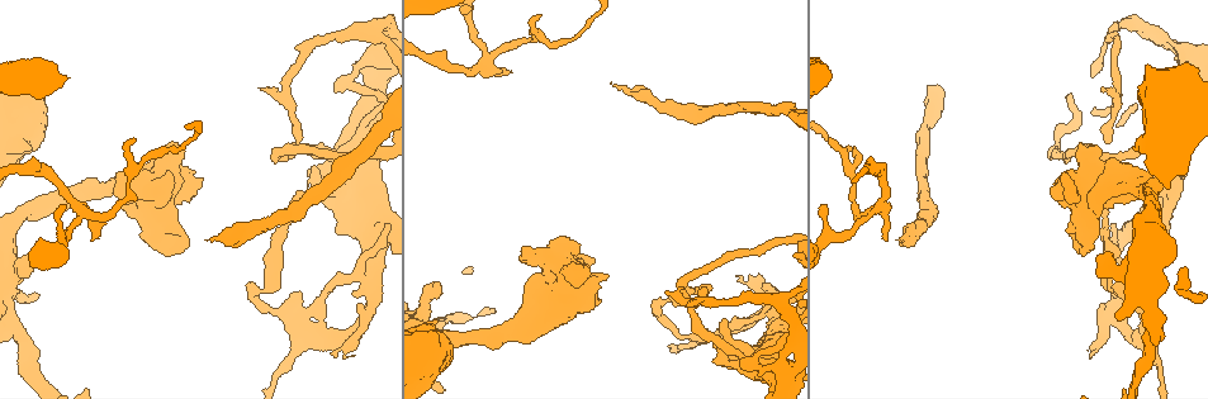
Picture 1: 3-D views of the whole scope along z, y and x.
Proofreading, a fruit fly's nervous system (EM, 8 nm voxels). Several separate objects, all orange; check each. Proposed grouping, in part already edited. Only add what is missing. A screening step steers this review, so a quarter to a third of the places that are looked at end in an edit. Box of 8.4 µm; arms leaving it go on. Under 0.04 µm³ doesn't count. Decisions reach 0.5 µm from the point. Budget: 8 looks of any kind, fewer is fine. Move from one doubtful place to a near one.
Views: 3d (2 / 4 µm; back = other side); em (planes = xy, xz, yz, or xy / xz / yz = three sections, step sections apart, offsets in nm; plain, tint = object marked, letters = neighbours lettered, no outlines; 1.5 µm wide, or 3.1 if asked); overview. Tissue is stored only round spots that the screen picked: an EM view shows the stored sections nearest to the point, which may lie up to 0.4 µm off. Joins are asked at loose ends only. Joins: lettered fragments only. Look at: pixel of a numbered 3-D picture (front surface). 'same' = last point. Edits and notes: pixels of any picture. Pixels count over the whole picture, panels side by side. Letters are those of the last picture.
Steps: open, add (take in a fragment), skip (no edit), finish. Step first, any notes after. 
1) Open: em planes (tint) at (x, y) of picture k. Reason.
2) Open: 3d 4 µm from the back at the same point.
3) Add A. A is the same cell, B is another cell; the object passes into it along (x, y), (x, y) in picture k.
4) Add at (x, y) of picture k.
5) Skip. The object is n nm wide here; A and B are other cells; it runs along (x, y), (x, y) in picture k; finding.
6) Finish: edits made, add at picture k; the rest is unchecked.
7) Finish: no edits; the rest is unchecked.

Open: 3d 4 µm at (887, 241) of picture 1. Tapers out.

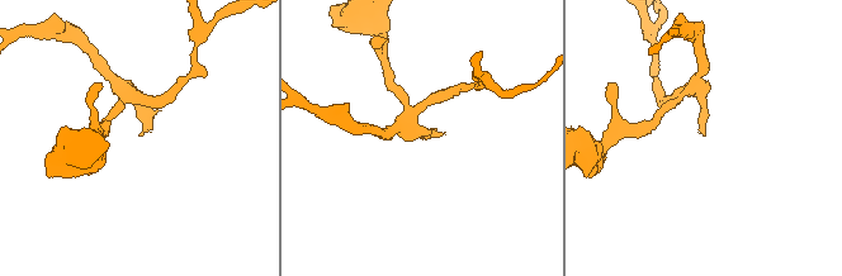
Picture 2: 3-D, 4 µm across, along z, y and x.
Open: em xz step 8 (letters) at (139, 134) of picture 2.

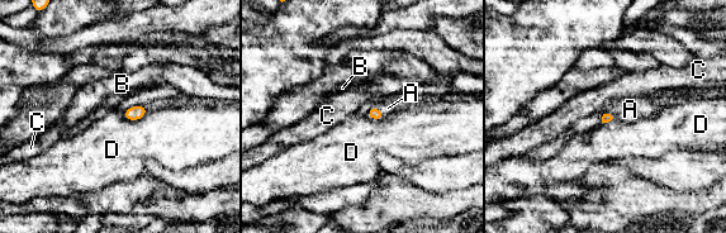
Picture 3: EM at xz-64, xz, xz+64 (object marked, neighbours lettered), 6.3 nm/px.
Open: em yz step 8 (letters) at the same point.

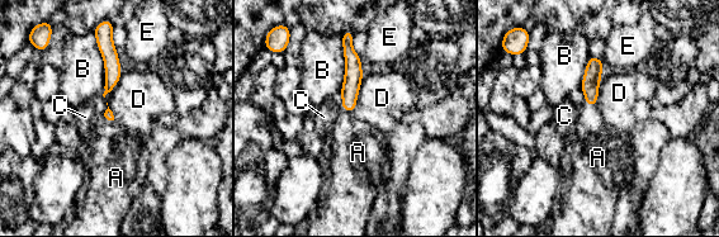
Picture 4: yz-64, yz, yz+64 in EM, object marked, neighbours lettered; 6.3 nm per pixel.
Add A. The longest contact is with B, 420 nm; A is the same cell, B, C, D and E are other cells; the object passes into it along (353, 77), (348, 110), (356, 148) in picture 4; the neuron continues.

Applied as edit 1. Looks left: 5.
Open: overview. Redraw.

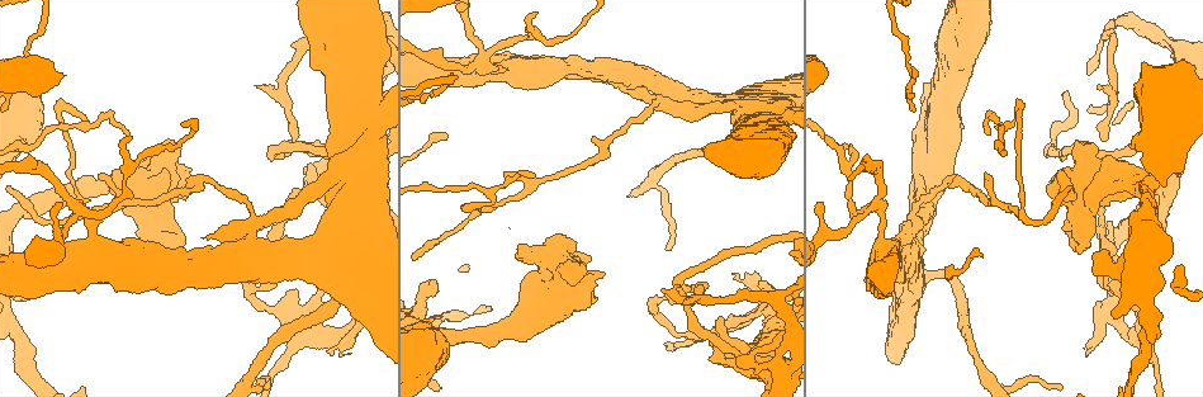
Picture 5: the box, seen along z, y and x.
Open: 3d 2 µm at (1088, 354) of picture 5. Branch stops here.

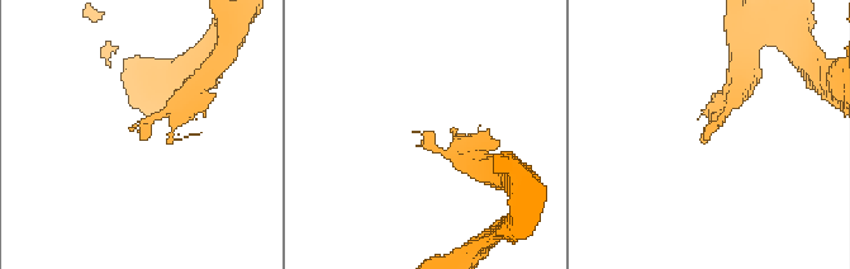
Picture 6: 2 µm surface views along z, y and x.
Open: em planes (letters) at (426, 131) of picture 6. Need the tissue.

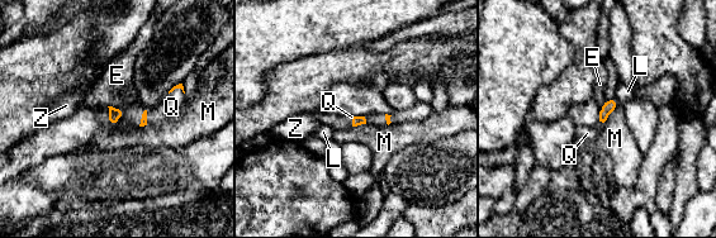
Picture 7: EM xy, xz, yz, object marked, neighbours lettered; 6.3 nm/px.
Add Q. The longest contact is with M, 170 nm; Q is the same cell, E, L, M and Z are other cells; it goes on there.

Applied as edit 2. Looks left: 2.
Finish: edits made, add at picture 4, add at picture 7; the rest is unchecked.

